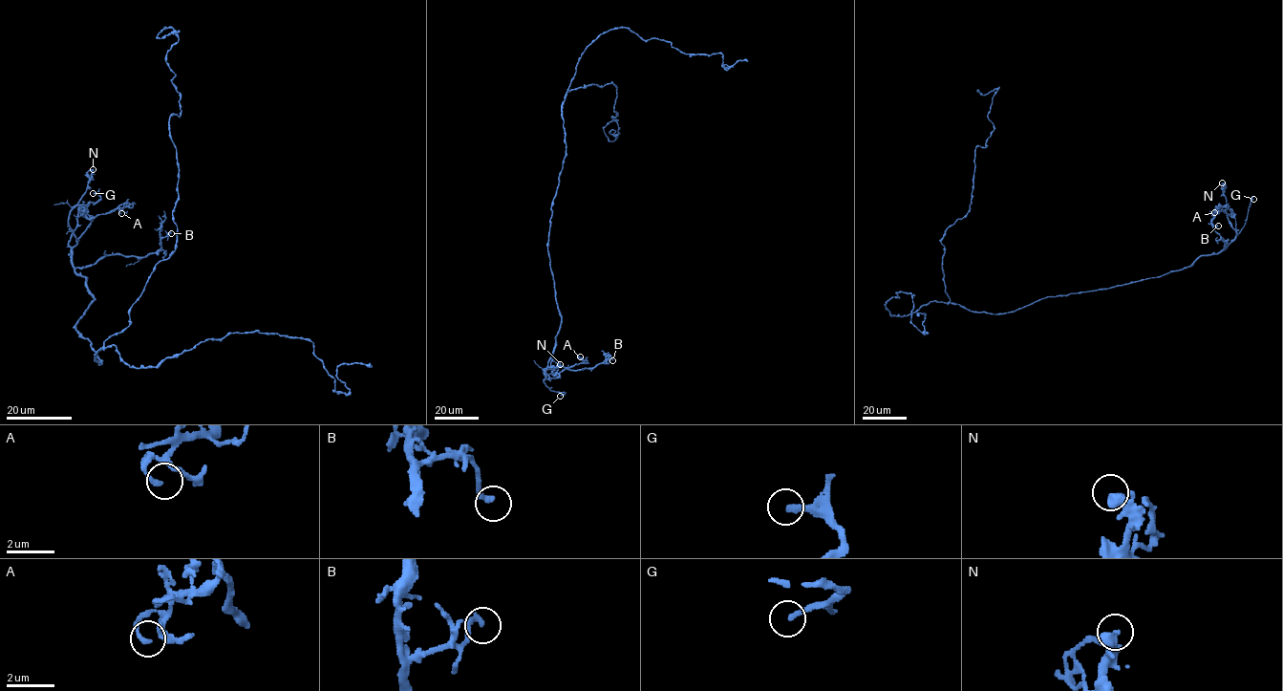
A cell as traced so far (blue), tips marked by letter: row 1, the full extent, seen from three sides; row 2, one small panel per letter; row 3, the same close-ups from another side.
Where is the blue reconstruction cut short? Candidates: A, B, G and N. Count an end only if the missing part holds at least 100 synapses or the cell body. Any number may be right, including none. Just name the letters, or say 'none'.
G

